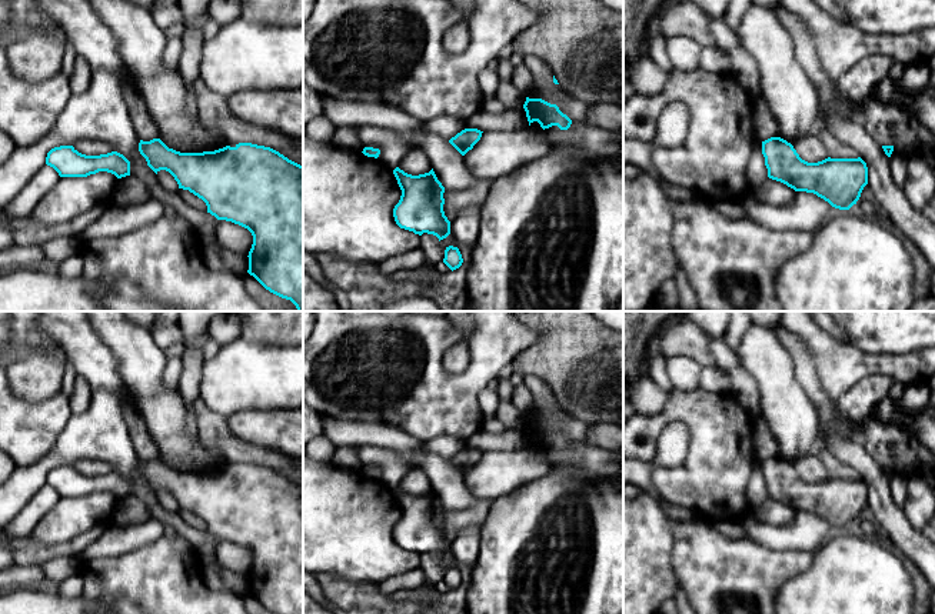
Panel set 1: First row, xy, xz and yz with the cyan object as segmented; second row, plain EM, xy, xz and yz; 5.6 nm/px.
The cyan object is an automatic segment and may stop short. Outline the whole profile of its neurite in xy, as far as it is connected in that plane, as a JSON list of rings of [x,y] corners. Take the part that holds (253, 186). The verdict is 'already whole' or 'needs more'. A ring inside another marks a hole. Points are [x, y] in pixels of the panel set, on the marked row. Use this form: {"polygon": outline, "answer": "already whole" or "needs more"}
{"polygon": [[[160,139],[150,141],[140,140],[139,151],[147,166],[157,174],[169,171],[179,184],[179,188],[189,190],[207,206],[207,213],[217,220],[232,221],[247,228],[253,236],[249,251],[249,270],[266,290],[290,300],[297,311],[303,311],[303,166],[289,160],[279,151],[252,143],[239,143],[234,147],[226,146],[214,151],[180,153],[169,149]]], "answer": "already whole"}

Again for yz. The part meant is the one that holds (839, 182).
{"polygon": [[[781,137],[762,141],[768,177],[795,191],[813,193],[839,210],[849,210],[868,184],[866,163],[858,158],[825,158],[808,163]]], "answer": "already whole"}

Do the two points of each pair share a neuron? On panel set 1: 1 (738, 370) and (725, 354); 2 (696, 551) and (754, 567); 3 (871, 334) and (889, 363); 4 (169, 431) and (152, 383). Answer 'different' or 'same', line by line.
1: same
2: same
3: different
4: same

